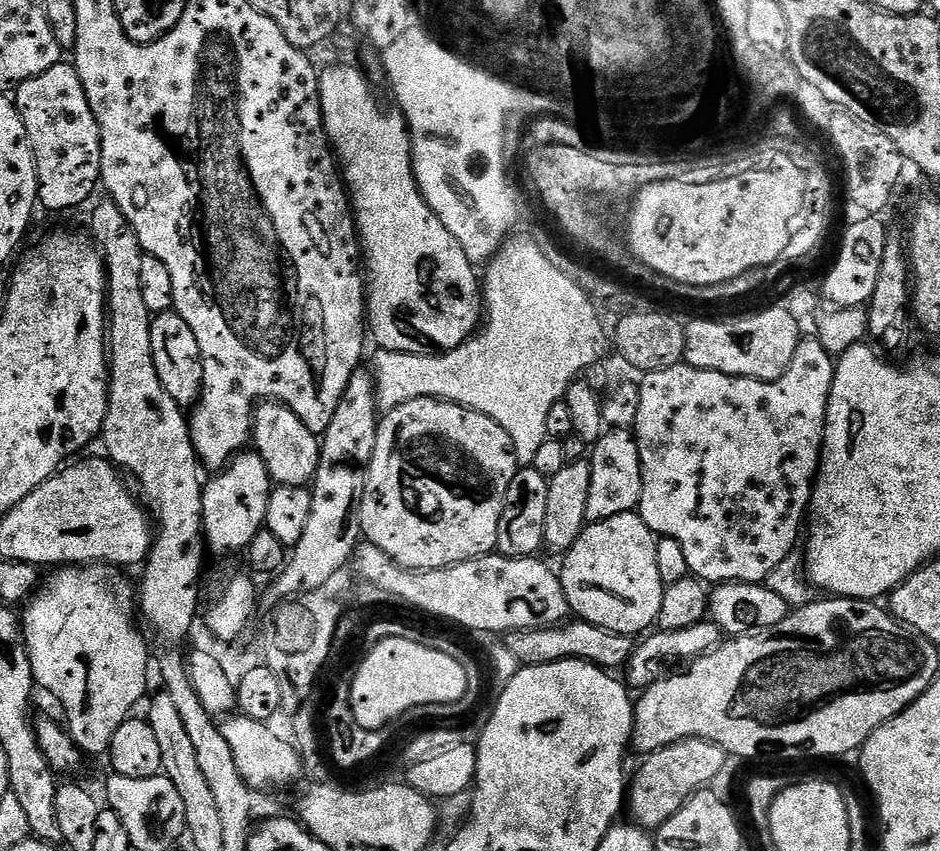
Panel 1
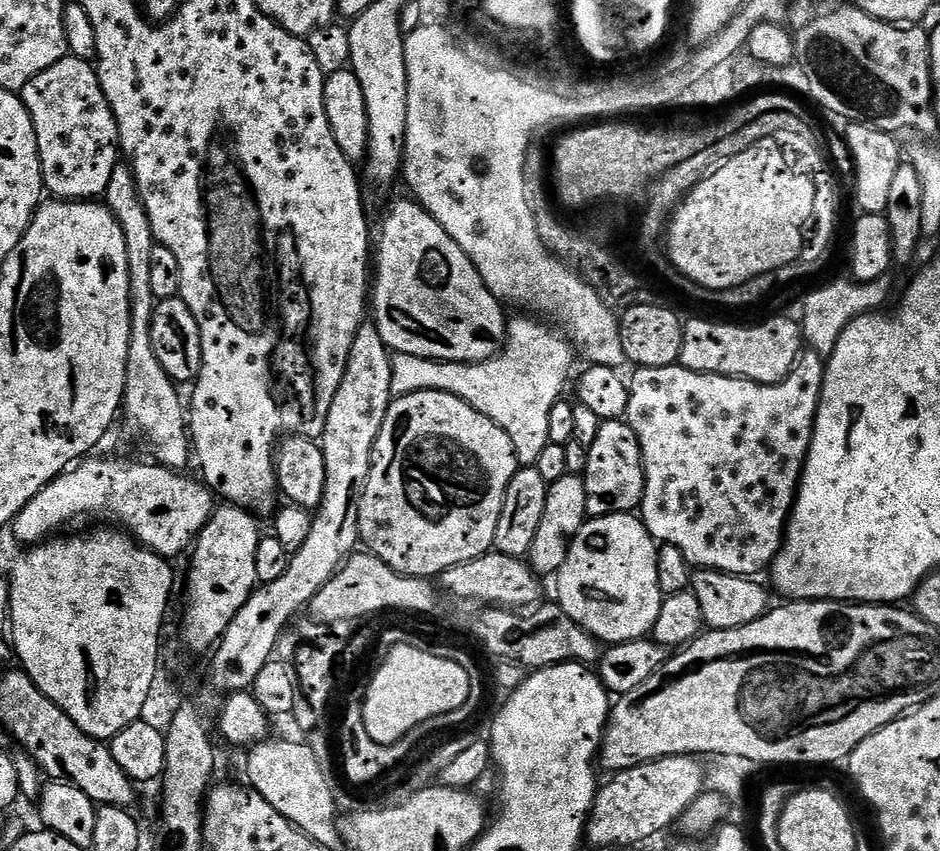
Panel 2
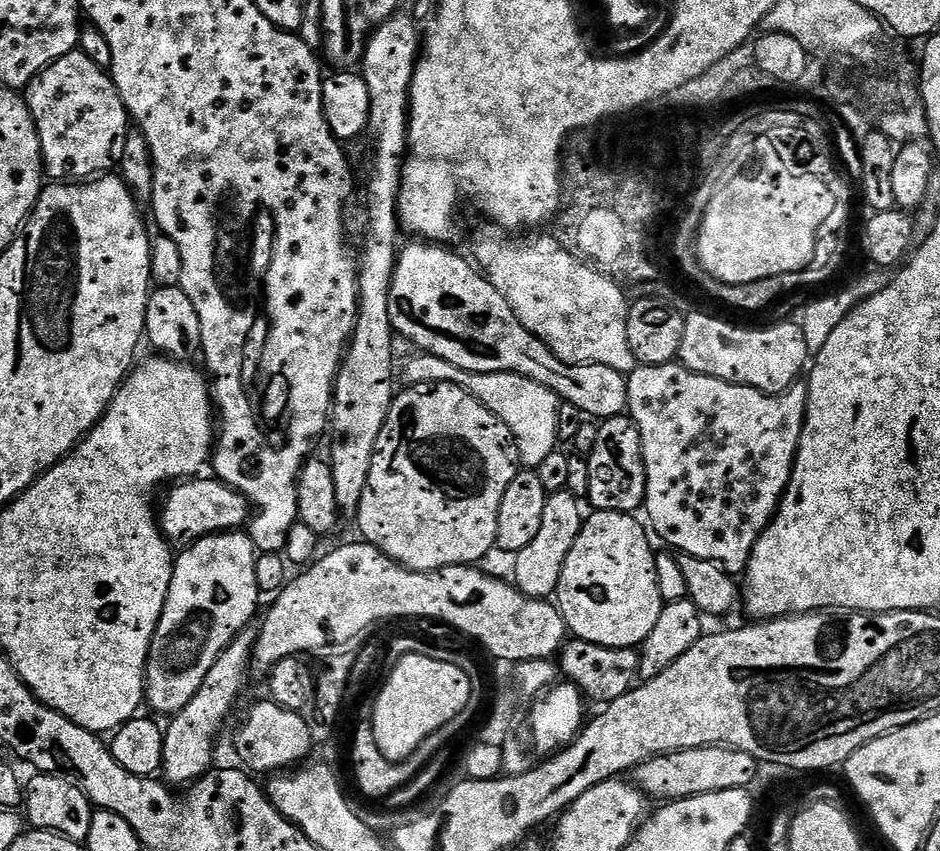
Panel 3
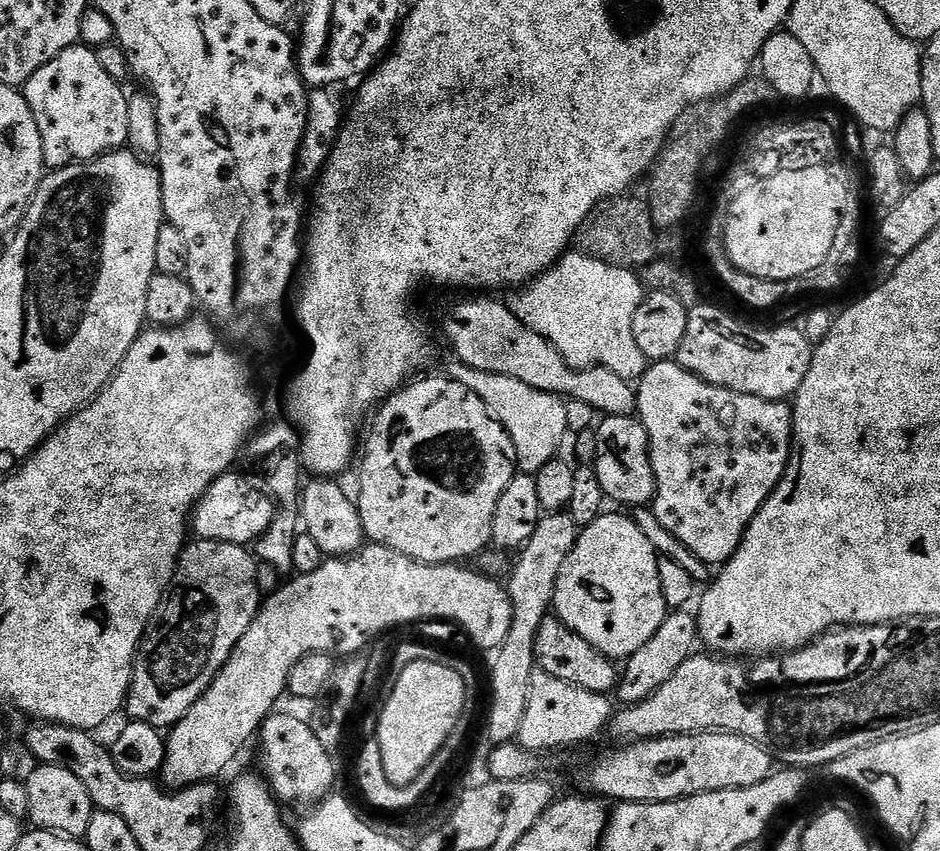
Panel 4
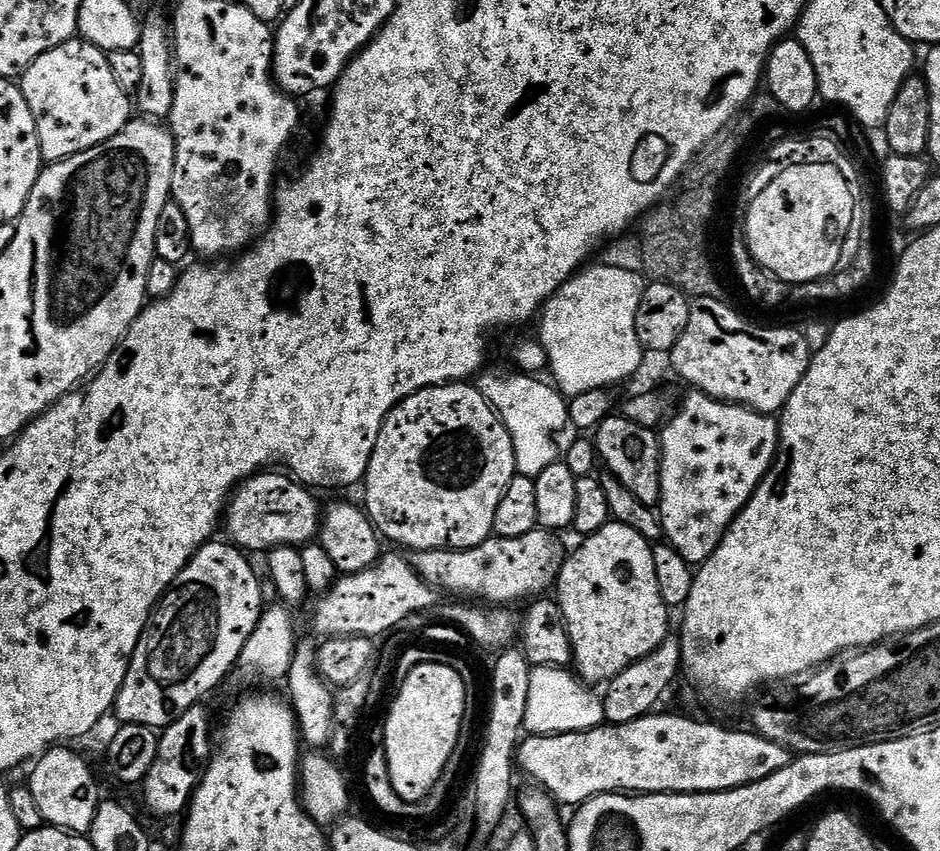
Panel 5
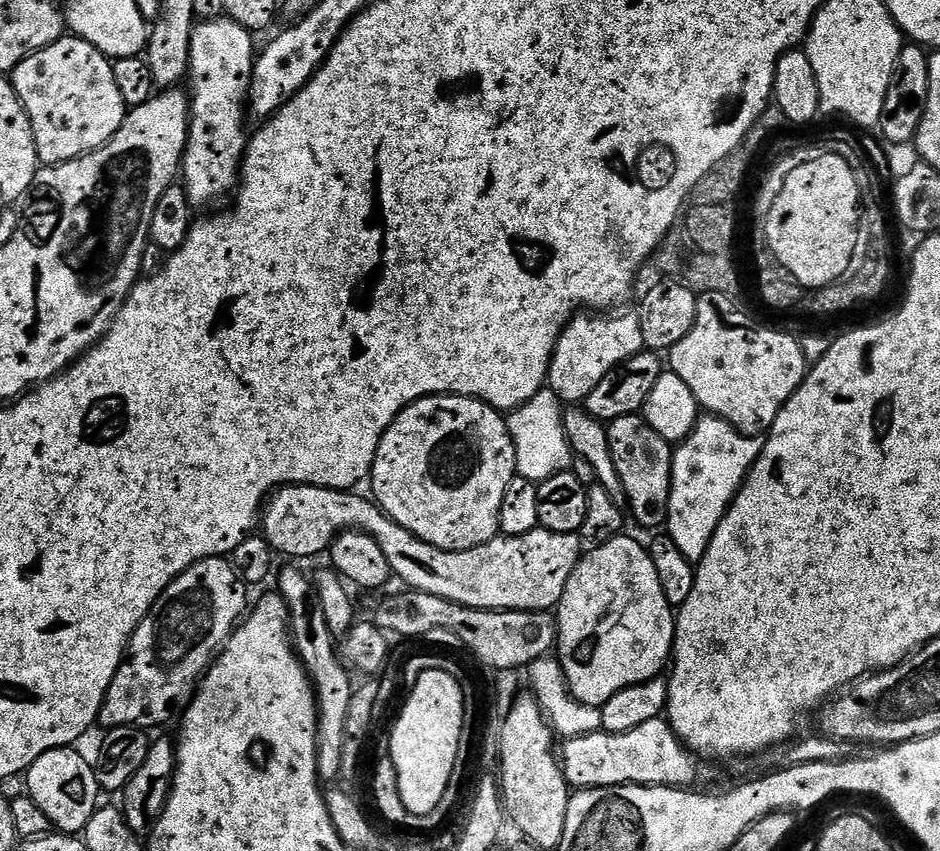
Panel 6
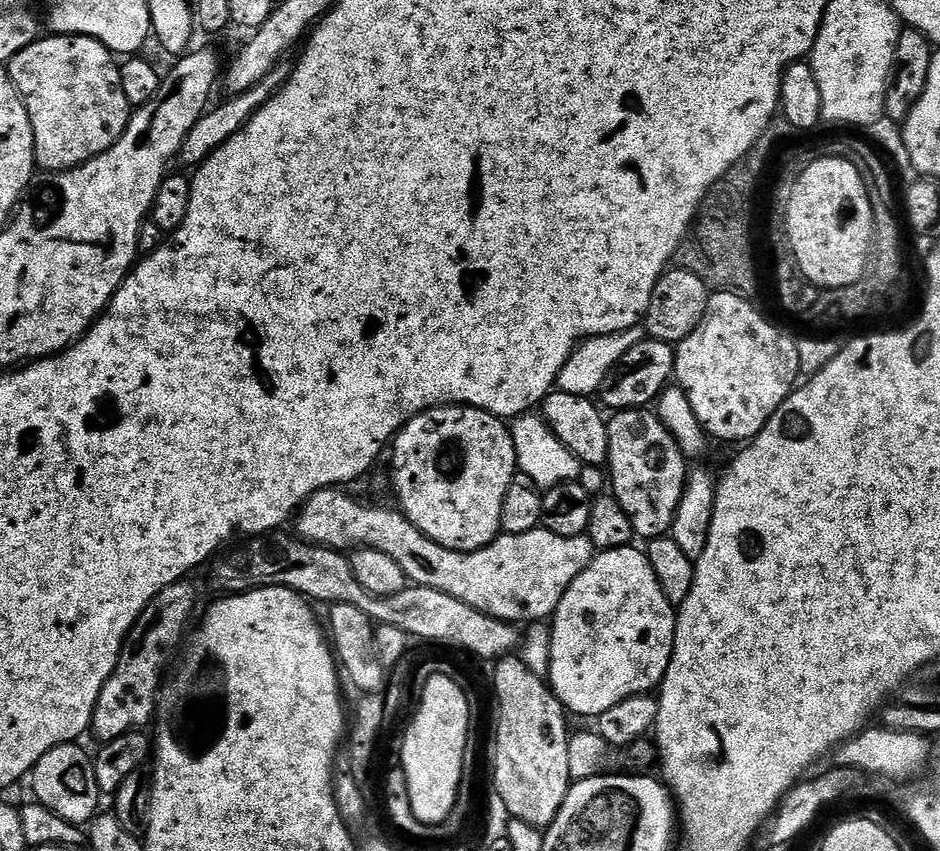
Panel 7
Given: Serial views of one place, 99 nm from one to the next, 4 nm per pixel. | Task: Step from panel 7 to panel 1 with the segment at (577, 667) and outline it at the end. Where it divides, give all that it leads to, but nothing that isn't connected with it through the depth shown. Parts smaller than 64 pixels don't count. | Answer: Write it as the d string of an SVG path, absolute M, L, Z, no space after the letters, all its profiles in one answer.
M636 512L618 514L597 524L588 524L578 542L574 542L569 552L563 553L564 569L558 572L569 609L588 624L623 636L635 637L636 632L647 633L656 624L658 610L662 610L662 594L666 587L662 582L662 574L658 574L657 539L656 533L646 526Z

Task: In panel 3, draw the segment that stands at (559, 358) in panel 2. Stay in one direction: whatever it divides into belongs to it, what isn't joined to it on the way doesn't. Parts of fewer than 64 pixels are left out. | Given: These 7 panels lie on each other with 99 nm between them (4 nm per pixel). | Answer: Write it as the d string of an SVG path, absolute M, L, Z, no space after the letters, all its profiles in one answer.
M416 354L416 357L405 366L404 376L408 379L409 385L450 382L465 388L471 396L478 398L478 402L482 402L482 406L489 408L498 418L502 418L502 422L506 422L506 426L510 426L516 439L520 463L525 469L535 470L538 466L542 466L547 456L557 451L558 406L562 401L546 386L530 378L513 372L494 374L467 372L458 366L450 366L450 362L442 358L427 354Z

